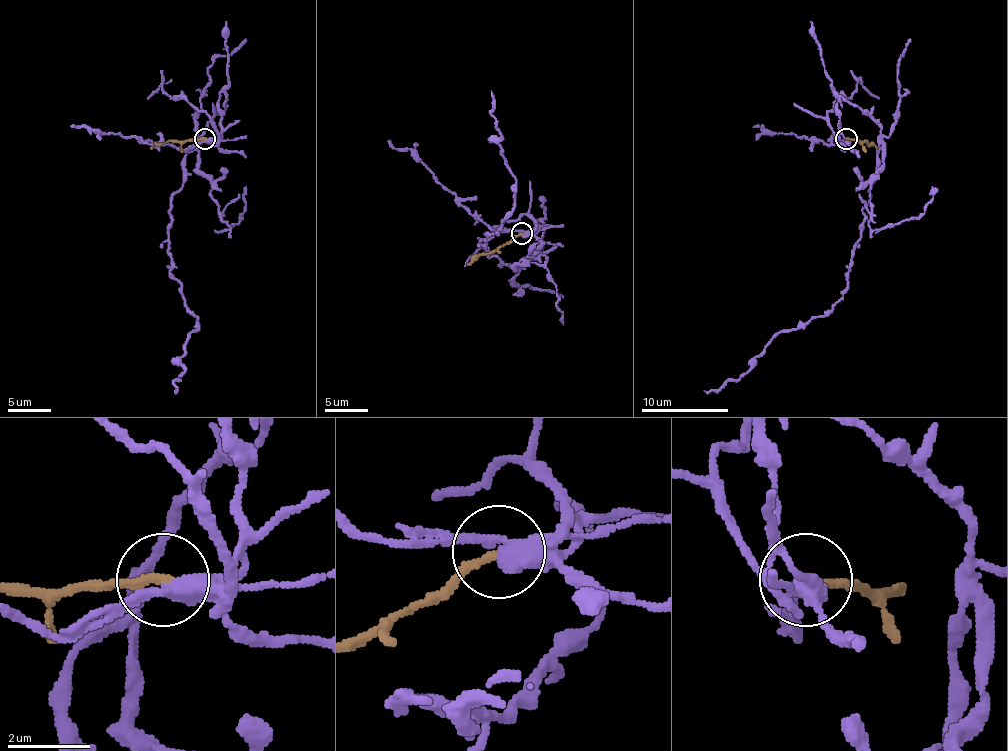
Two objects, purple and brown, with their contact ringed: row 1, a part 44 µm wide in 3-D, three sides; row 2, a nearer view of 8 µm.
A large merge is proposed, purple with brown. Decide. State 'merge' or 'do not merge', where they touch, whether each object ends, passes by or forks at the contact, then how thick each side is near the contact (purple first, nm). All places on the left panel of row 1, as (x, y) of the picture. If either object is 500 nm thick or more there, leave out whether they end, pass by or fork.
do not merge; at (205, 139); purple passes by; brown ends there; 400 nm thick on the purple side, 200 nm on the other

